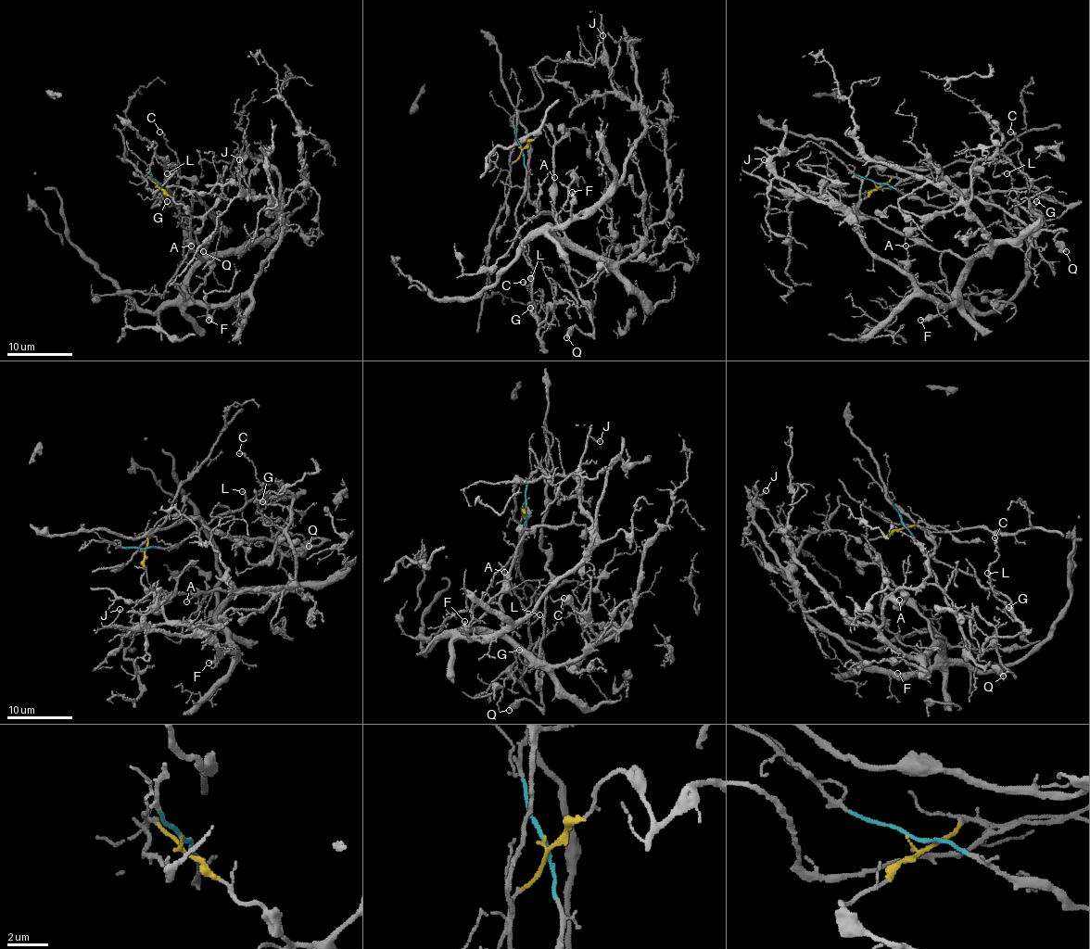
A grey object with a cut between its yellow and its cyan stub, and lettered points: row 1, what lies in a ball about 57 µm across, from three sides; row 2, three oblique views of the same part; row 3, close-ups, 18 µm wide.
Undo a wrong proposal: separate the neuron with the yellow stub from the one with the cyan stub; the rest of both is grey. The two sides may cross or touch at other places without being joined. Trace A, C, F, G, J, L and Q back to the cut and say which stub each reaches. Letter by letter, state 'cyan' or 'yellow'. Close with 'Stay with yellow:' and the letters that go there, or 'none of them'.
A: yellow
C: cyan
F: yellow
G: cyan
J: yellow
L: cyan
Q: cyan
Stay with yellow: A, F, J

